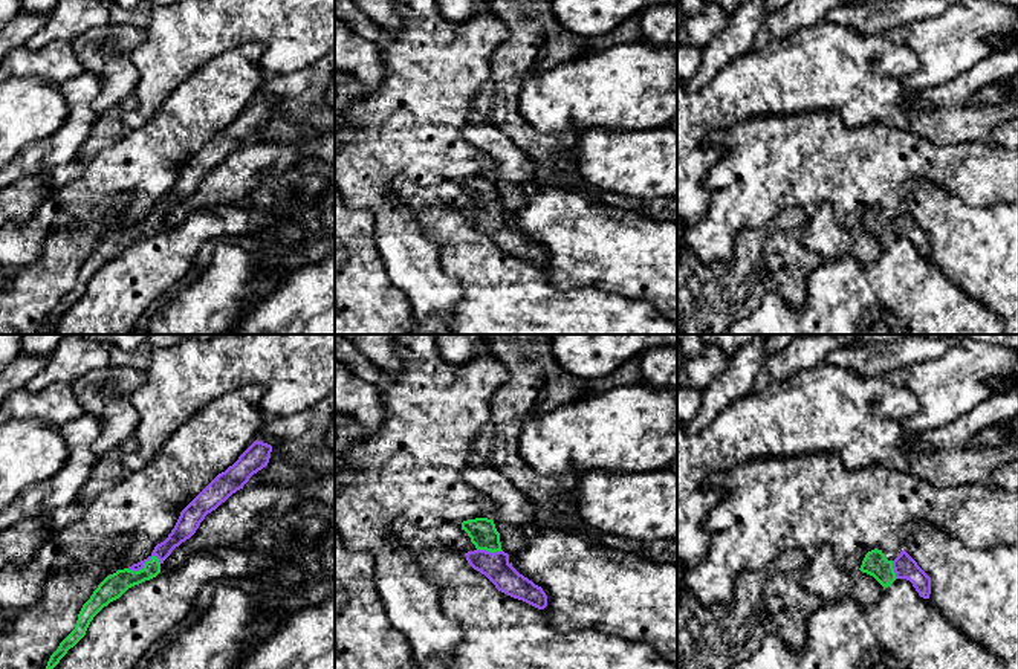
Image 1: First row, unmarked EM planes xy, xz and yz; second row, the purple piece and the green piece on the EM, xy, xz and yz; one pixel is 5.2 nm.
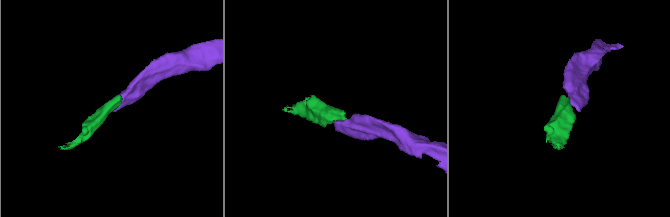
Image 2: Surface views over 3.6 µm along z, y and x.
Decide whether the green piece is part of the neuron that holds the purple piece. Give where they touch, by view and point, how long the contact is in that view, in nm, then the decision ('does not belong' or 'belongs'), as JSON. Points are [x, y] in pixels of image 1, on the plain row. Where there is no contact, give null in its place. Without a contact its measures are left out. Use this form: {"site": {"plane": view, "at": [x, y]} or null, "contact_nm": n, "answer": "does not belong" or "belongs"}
{"site": {"plane": "xy", "at": [142, 223]}, "contact_nm": 190, "answer": "belongs"}

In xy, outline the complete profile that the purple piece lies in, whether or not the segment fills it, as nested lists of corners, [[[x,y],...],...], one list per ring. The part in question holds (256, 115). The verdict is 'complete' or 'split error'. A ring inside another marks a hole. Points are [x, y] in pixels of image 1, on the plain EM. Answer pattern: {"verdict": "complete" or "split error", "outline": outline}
{"verdict": "split error", "outline": [[[255,98],[225,130],[219,131],[182,170],[168,192],[157,202],[153,211],[128,226],[118,228],[107,234],[90,257],[83,263],[75,287],[60,301],[58,307],[50,313],[41,334],[47,334],[60,318],[73,305],[84,293],[93,275],[110,260],[119,257],[128,246],[156,235],[160,223],[171,209],[182,200],[190,197],[208,171],[216,168],[232,151],[243,147],[249,136],[267,124],[272,104]]]}

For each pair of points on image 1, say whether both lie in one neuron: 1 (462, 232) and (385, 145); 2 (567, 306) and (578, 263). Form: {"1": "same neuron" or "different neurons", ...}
{"1": "different neurons", "2": "different neurons"}

